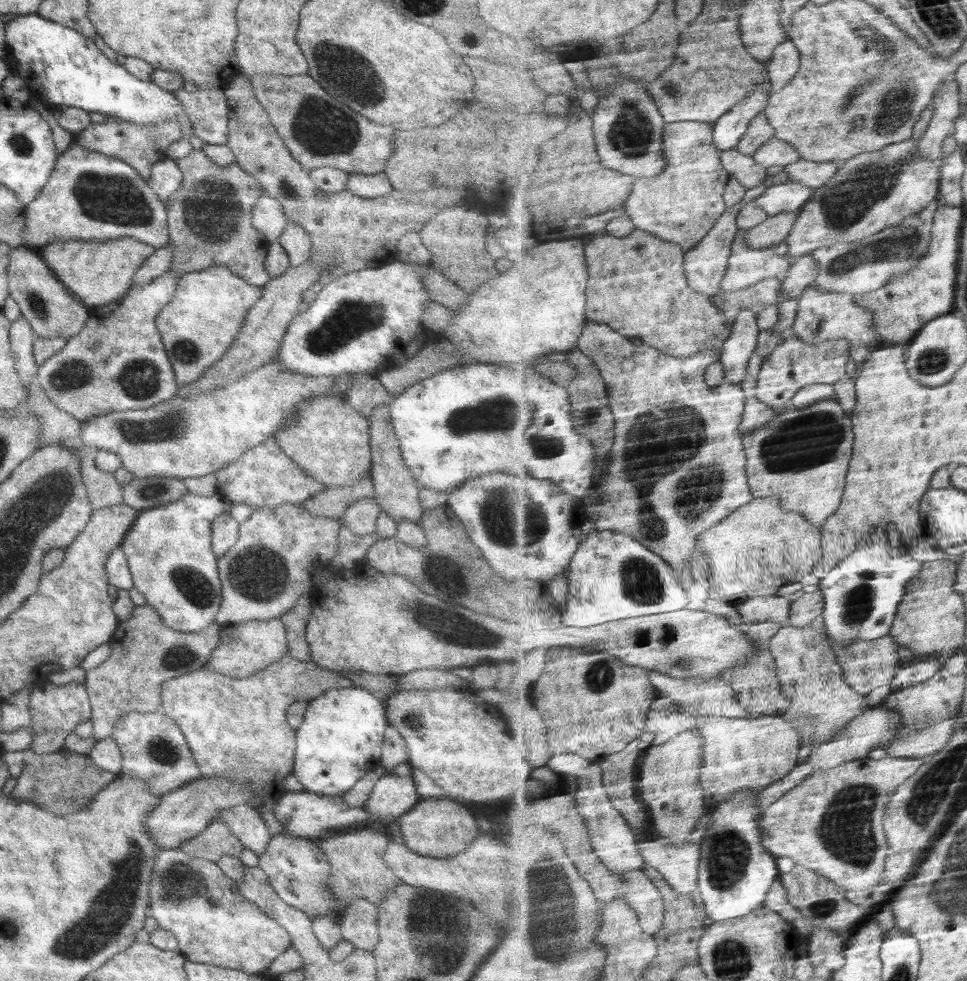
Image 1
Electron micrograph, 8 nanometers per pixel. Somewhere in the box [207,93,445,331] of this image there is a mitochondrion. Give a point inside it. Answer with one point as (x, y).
(315, 123)

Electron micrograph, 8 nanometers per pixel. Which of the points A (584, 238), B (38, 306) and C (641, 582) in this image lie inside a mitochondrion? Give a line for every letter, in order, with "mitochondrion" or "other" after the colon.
A: other
B: mitochondrion
C: mitochondrion

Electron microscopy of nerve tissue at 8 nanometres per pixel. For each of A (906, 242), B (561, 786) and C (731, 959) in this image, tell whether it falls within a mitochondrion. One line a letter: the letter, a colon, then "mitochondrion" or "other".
A: mitochondrion
B: other
C: mitochondrion

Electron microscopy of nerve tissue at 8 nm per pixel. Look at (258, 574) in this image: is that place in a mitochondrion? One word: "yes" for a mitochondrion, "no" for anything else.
yes

